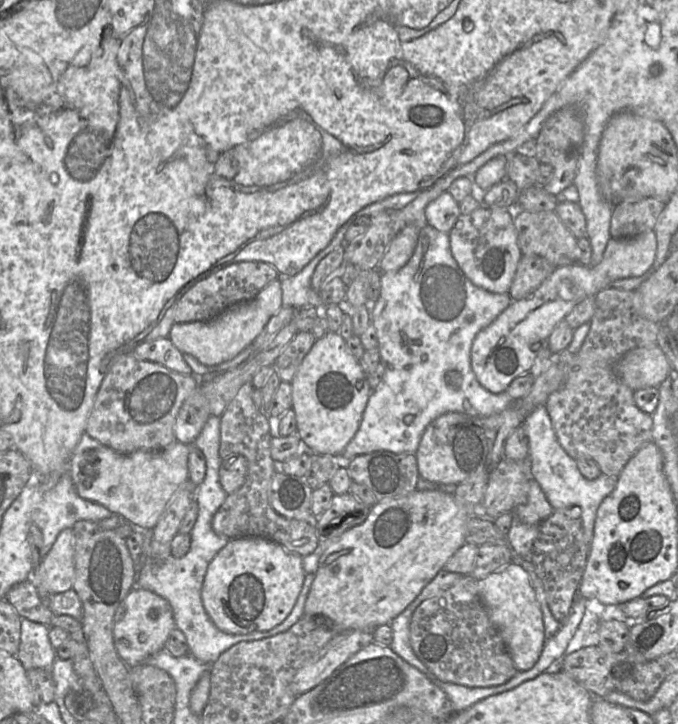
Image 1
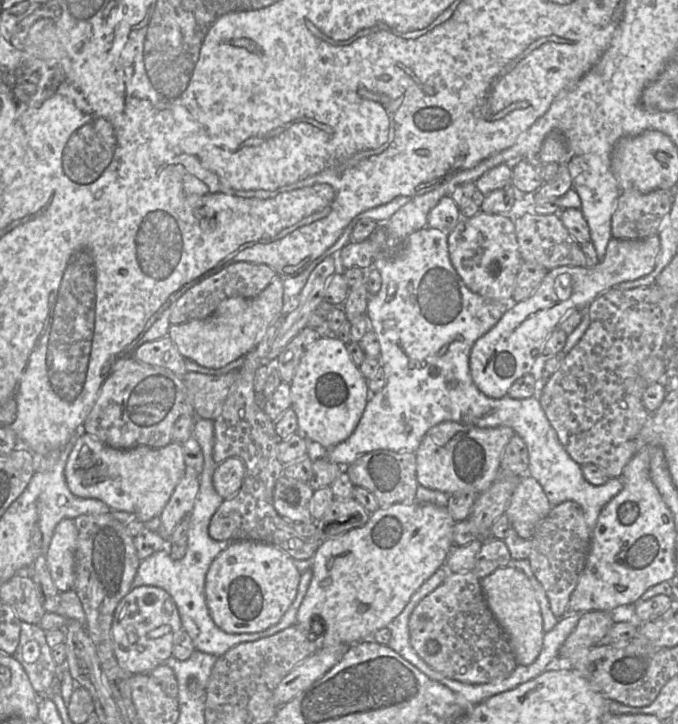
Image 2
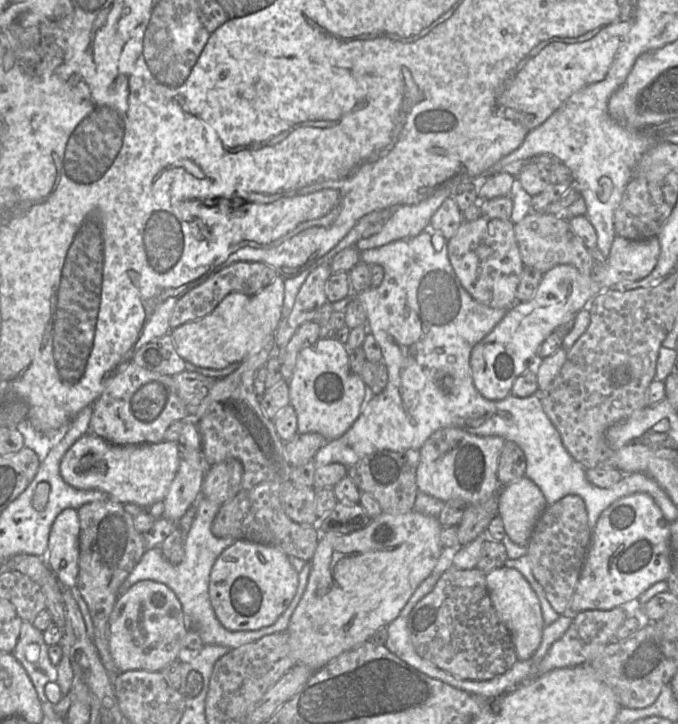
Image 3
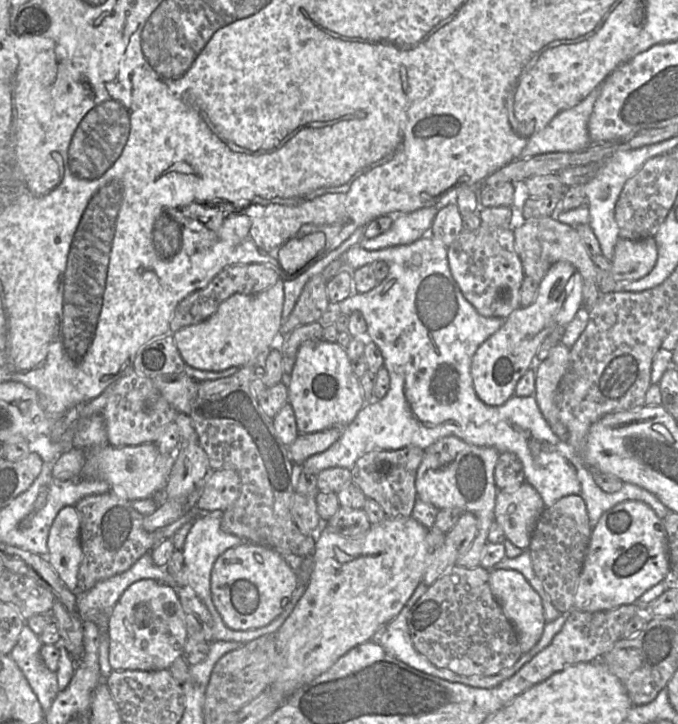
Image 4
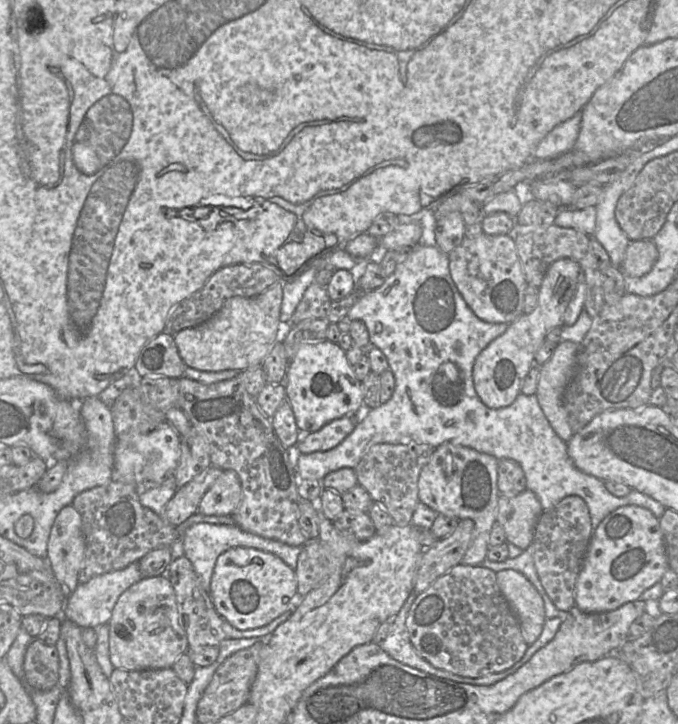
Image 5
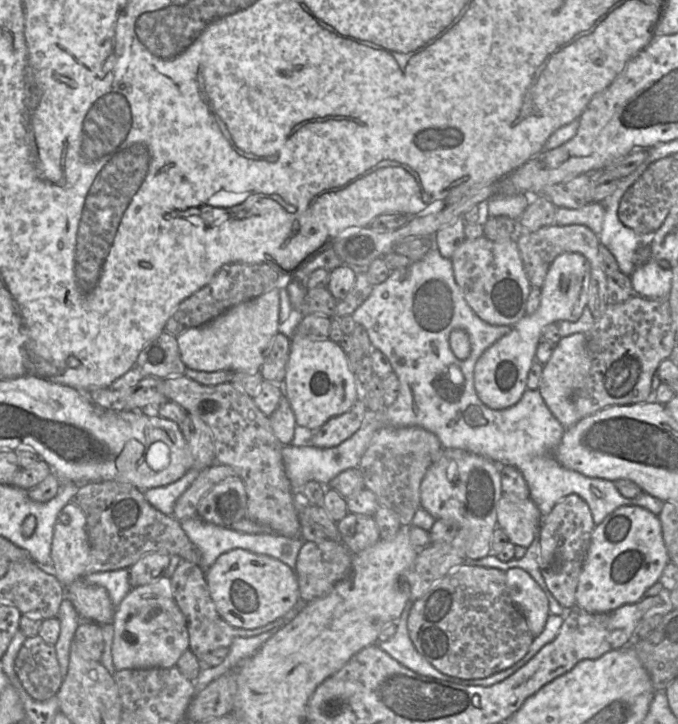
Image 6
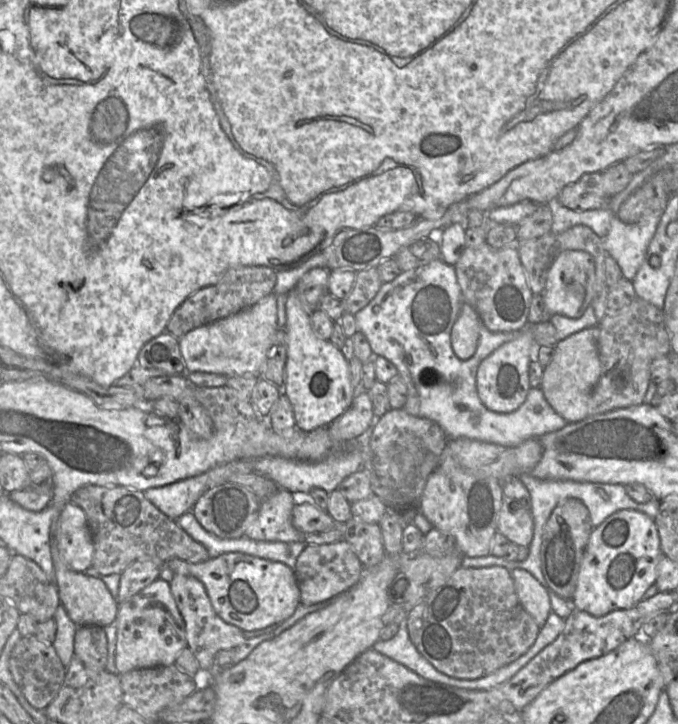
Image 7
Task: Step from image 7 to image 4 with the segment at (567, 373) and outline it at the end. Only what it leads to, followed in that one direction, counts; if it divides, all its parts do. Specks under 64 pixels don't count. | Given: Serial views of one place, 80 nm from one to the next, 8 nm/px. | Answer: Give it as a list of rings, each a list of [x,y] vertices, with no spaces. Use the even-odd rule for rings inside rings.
[[[558,343],[548,356],[540,362],[536,370],[534,392],[540,412],[553,433],[564,442],[567,442],[568,432],[558,416],[554,397],[568,368],[569,358],[570,348]]]

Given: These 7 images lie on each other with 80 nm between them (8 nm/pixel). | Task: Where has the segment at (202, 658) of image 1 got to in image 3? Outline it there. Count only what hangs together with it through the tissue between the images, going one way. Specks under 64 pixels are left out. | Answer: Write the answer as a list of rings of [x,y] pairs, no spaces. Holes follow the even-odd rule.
[[[199,497],[195,506],[197,508],[197,513],[189,532],[184,538],[185,557],[181,563],[177,565],[171,564],[169,560],[164,557],[160,547],[146,550],[139,563],[120,586],[119,595],[125,593],[130,587],[141,580],[154,580],[167,585],[174,591],[181,602],[183,612],[187,619],[188,628],[194,630],[199,635],[204,645],[216,644],[228,648],[237,648],[256,641],[263,636],[287,631],[290,619],[305,592],[311,573],[311,564],[300,558],[289,556],[291,565],[299,573],[299,584],[290,605],[274,624],[259,630],[228,630],[217,618],[211,604],[209,597],[209,581],[212,567],[218,556],[235,540],[228,537],[216,537],[211,531],[212,522],[219,511],[220,505],[205,497]]]

